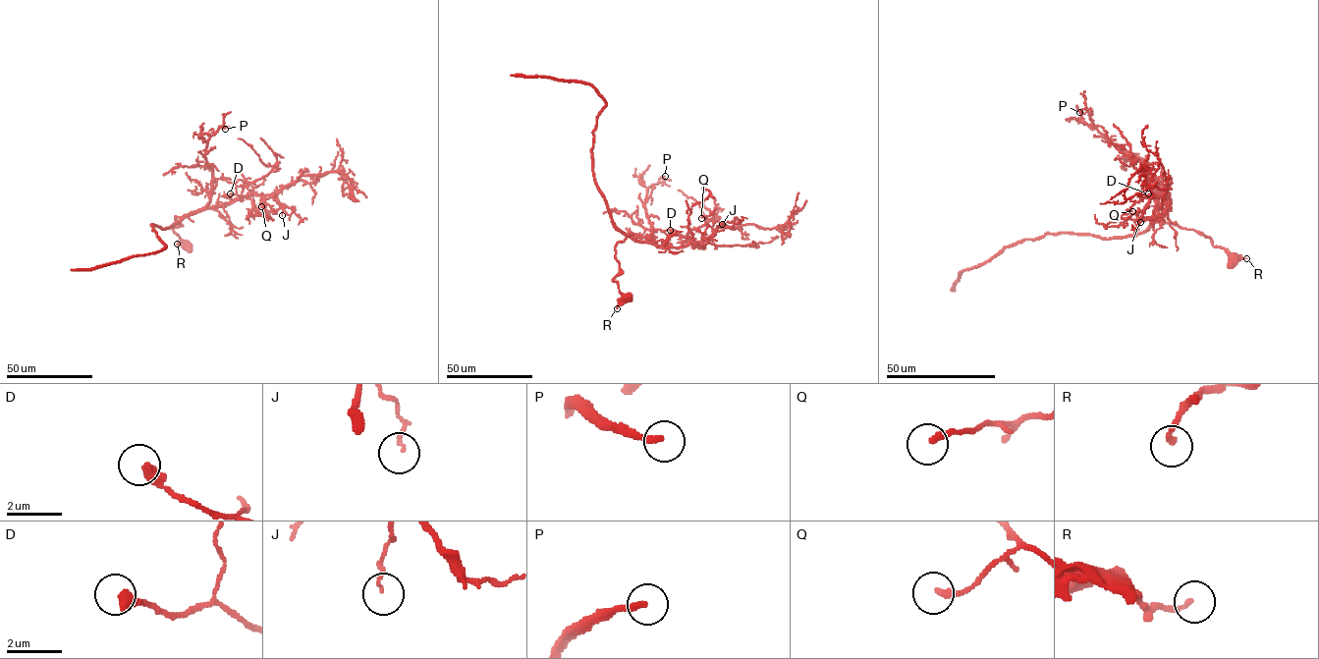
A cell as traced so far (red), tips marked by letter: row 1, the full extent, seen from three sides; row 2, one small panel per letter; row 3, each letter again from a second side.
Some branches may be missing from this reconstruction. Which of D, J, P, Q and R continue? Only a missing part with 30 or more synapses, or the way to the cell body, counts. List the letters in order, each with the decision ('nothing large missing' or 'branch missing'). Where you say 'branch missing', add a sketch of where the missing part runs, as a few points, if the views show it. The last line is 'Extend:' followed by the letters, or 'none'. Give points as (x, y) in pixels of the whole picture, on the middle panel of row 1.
D: nothing large missing
J: nothing large missing
P: nothing large missing
Q: nothing large missing
R: nothing large missing
Extend: none

